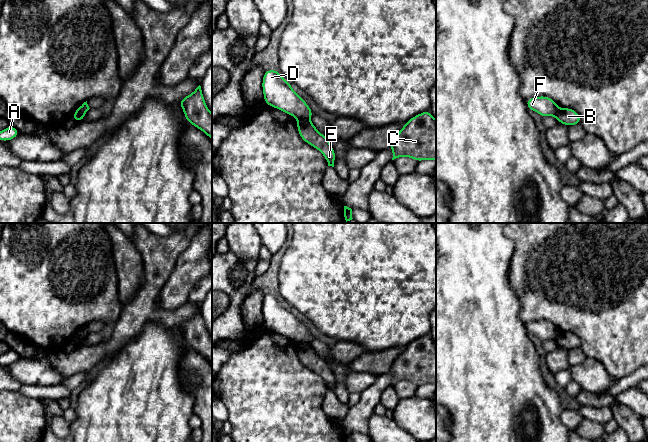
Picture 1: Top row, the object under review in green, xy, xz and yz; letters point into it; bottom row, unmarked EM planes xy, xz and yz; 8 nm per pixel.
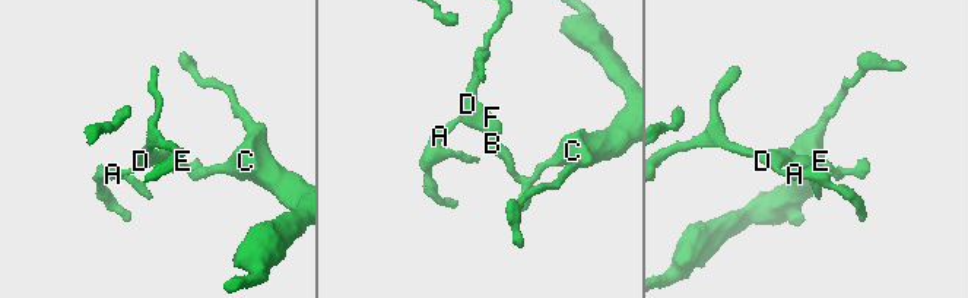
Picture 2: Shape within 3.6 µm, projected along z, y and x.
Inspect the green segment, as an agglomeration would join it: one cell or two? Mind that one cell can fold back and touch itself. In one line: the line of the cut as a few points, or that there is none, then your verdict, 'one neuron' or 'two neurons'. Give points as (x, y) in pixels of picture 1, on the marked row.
xz (298, 118), (309, 121) | two neurons

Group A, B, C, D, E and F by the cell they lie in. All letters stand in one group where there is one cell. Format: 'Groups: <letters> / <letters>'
Groups: A D F / B C E

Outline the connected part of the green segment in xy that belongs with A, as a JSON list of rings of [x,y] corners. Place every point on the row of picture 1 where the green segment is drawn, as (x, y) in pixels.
[[[9,126],[0,131],[0,141],[10,141],[20,135],[20,132],[14,127]]]

